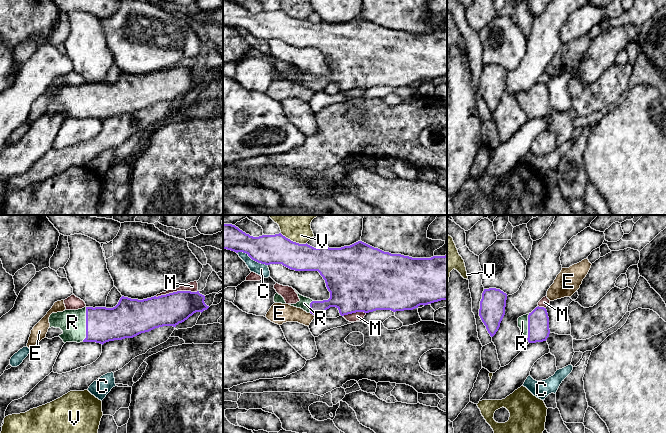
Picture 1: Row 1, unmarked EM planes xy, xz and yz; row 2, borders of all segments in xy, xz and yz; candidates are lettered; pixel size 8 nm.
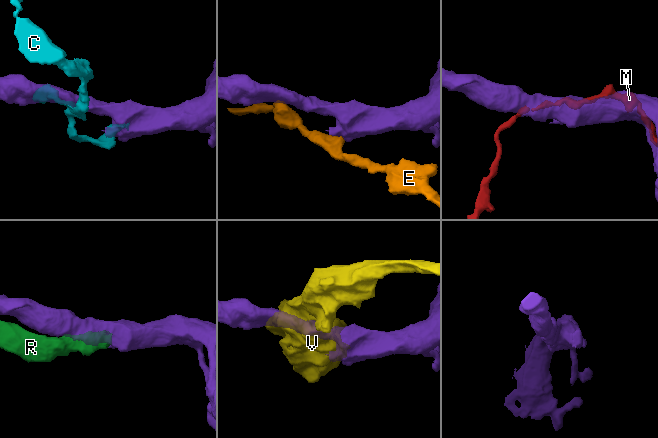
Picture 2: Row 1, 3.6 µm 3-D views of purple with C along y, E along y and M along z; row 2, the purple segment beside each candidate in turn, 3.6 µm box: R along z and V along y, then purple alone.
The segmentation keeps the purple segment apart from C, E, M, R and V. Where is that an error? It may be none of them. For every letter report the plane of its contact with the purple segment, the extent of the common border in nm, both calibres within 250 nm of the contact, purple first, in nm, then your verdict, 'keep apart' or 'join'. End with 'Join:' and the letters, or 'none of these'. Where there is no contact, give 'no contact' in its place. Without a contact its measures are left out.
C: meets purple in xz; contact 260 nm long; 240 nm thick on the purple side, 100 nm on the other; keep apart
E: meets purple in xz; contact 40 nm long; 160 nm thick on the purple side, 160 nm on the other; keep apart
M: meets purple in xy; contact 340 nm long; 260 nm thick on the purple side, 80 nm on the other; keep apart
R: meets purple in xy; contact 280 nm long; 280 nm thick on the purple side, 200 nm on the other; join
V: meets purple in xz; contact 240 nm long; 240 nm thick on the purple side, 160 nm on the other; keep apart
Join: R

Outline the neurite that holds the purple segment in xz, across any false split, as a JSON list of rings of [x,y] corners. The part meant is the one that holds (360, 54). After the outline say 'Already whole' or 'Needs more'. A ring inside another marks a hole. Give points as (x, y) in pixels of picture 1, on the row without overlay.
[[[223,0],[223,25],[236,29],[246,29],[252,36],[265,41],[282,40],[295,47],[318,47],[325,56],[326,63],[330,68],[330,74],[323,77],[313,77],[300,71],[295,66],[300,77],[296,80],[289,80],[301,84],[314,92],[323,91],[330,83],[336,83],[340,91],[344,92],[356,88],[369,89],[376,86],[391,86],[393,88],[413,86],[420,81],[425,82],[441,76],[447,76],[447,31],[433,32],[431,34],[412,34],[401,30],[384,28],[362,17],[341,24],[329,24],[323,21],[319,24],[314,24],[307,19],[299,20],[293,18],[281,9],[253,13],[232,0]]]. Needs more

